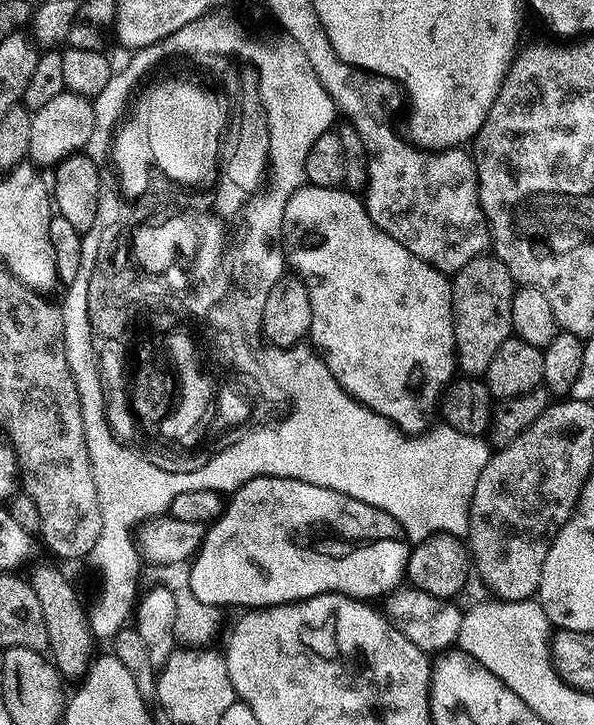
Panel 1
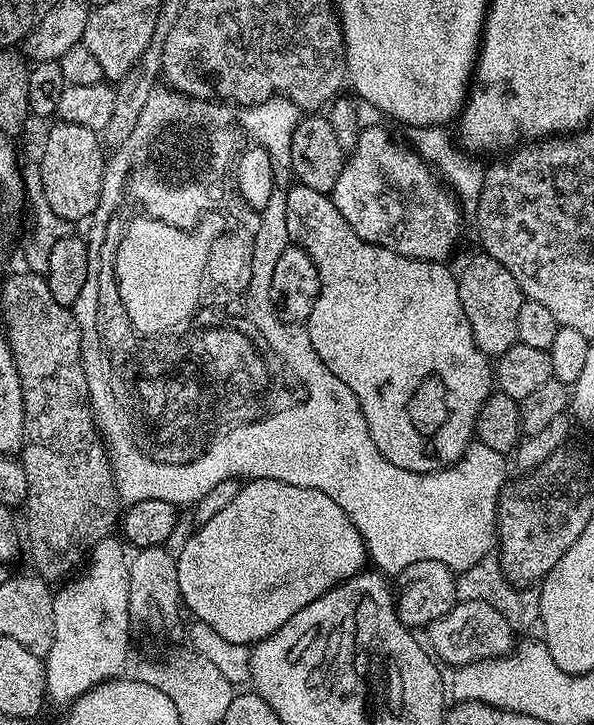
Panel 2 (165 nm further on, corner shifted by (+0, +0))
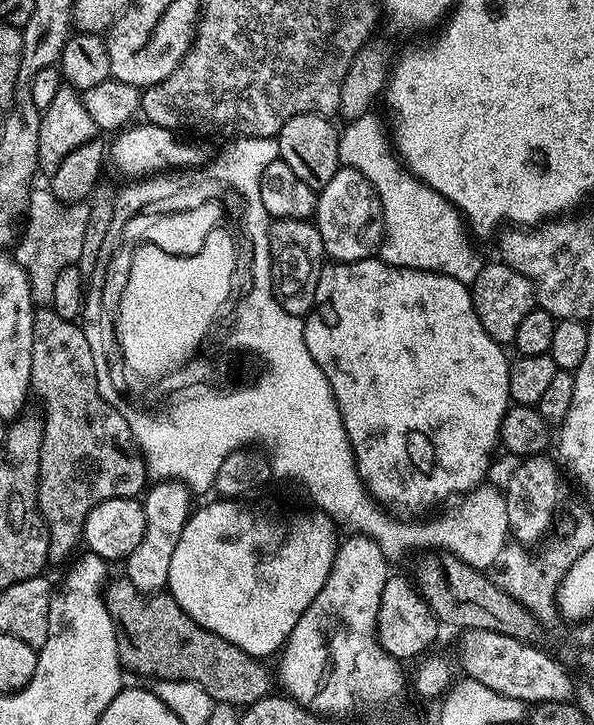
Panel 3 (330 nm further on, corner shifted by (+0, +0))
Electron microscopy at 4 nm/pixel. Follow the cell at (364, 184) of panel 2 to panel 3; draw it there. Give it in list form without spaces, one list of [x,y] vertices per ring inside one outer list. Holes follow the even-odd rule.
[[[341,168],[326,182],[326,186],[319,189],[316,197],[316,211],[314,223],[318,234],[322,234],[324,255],[329,261],[342,264],[352,264],[356,260],[367,260],[377,251],[378,245],[384,235],[384,222],[380,215],[380,200],[376,191],[372,189],[368,180],[362,178],[352,168]]]

